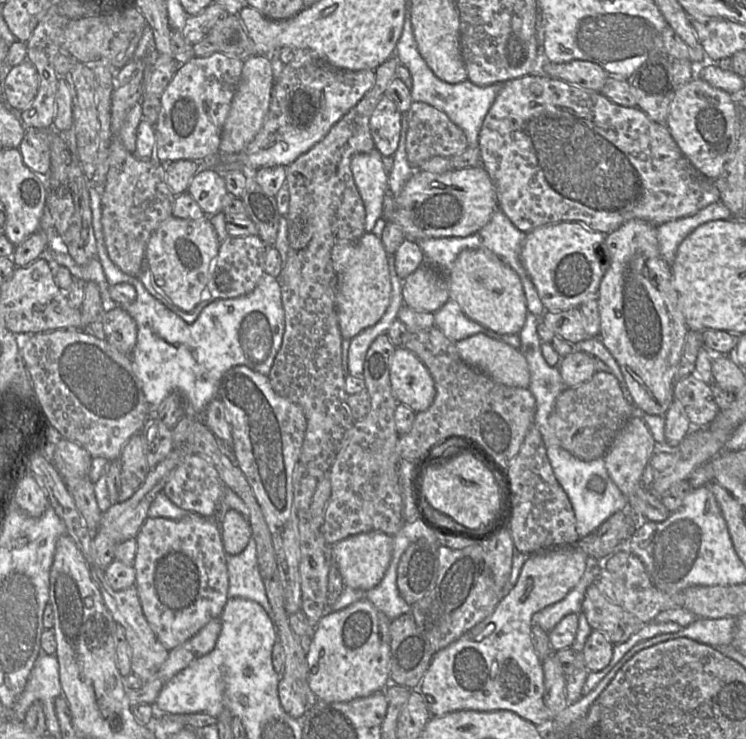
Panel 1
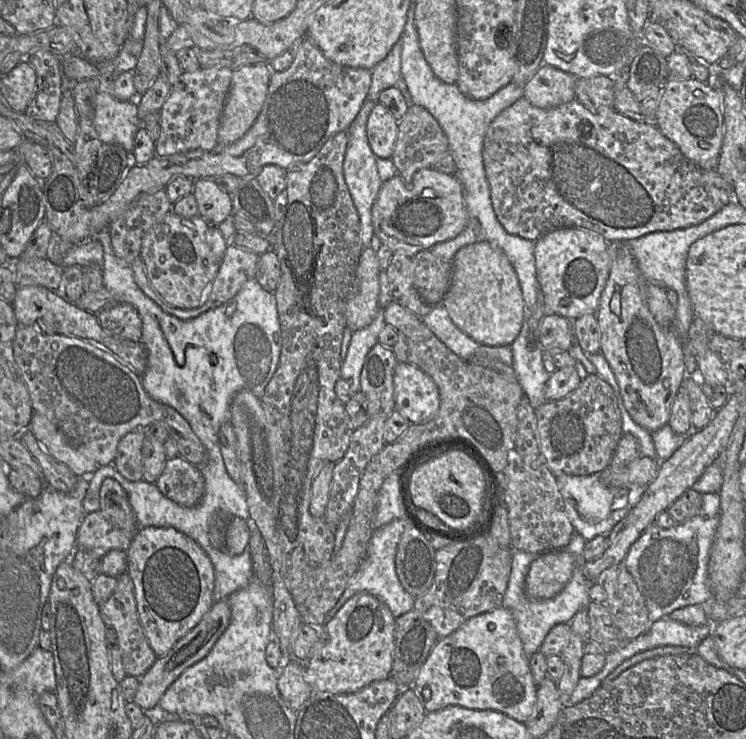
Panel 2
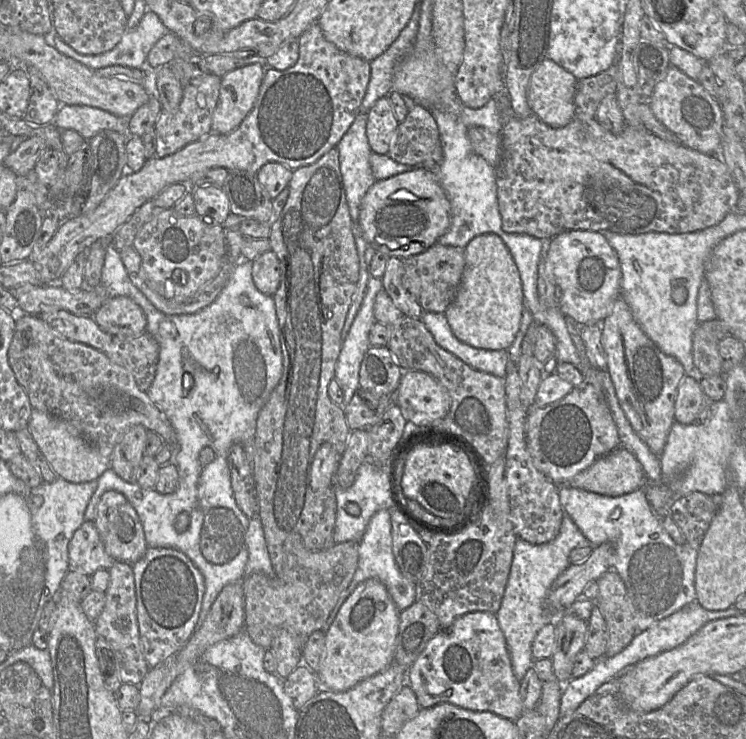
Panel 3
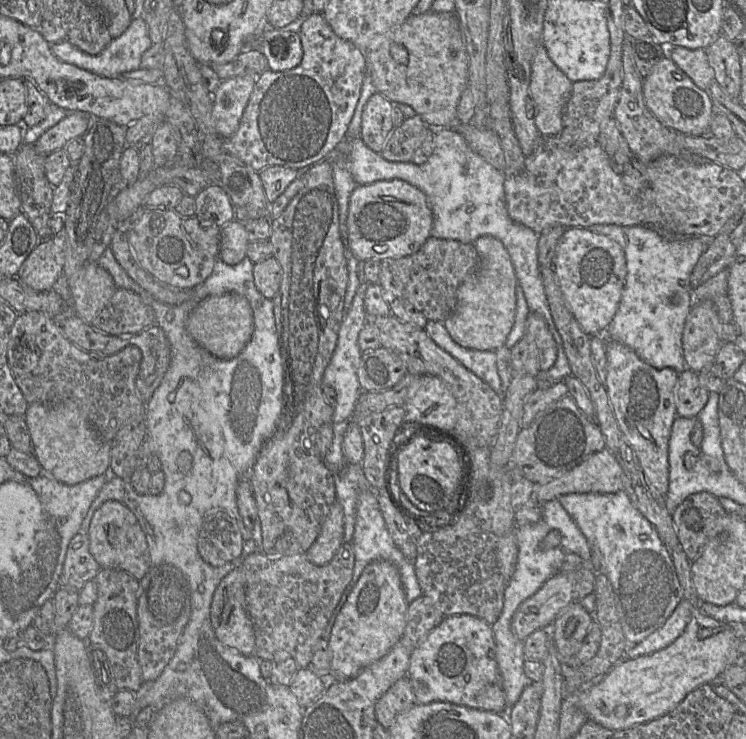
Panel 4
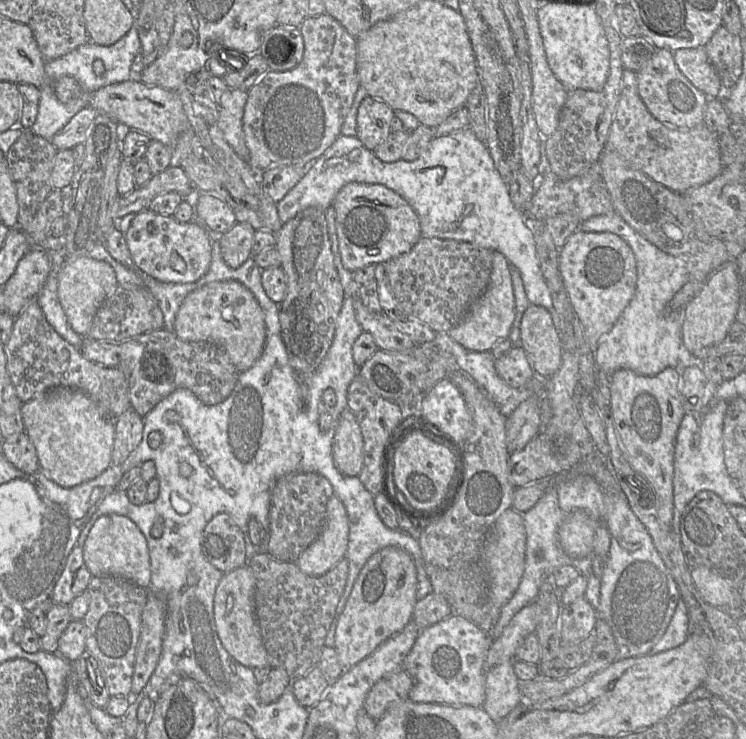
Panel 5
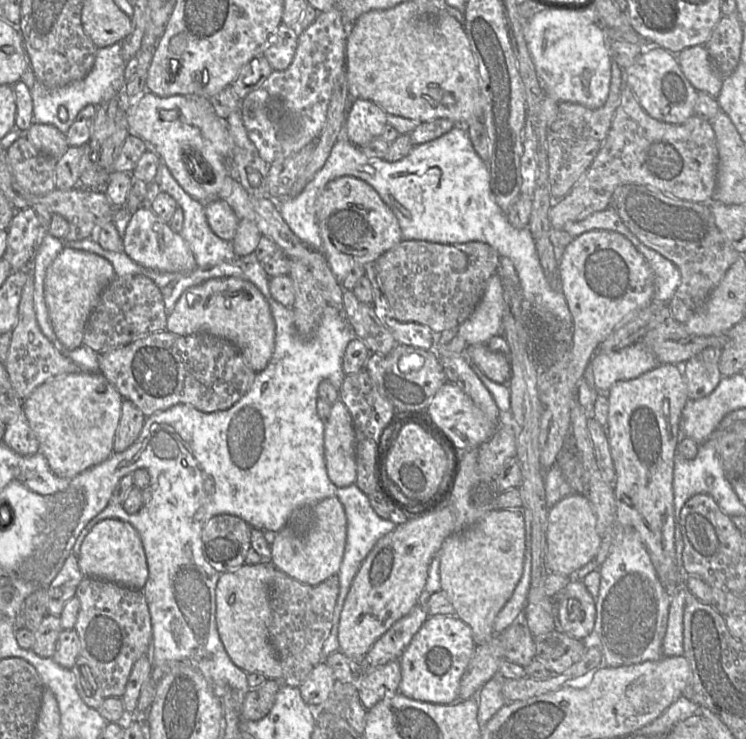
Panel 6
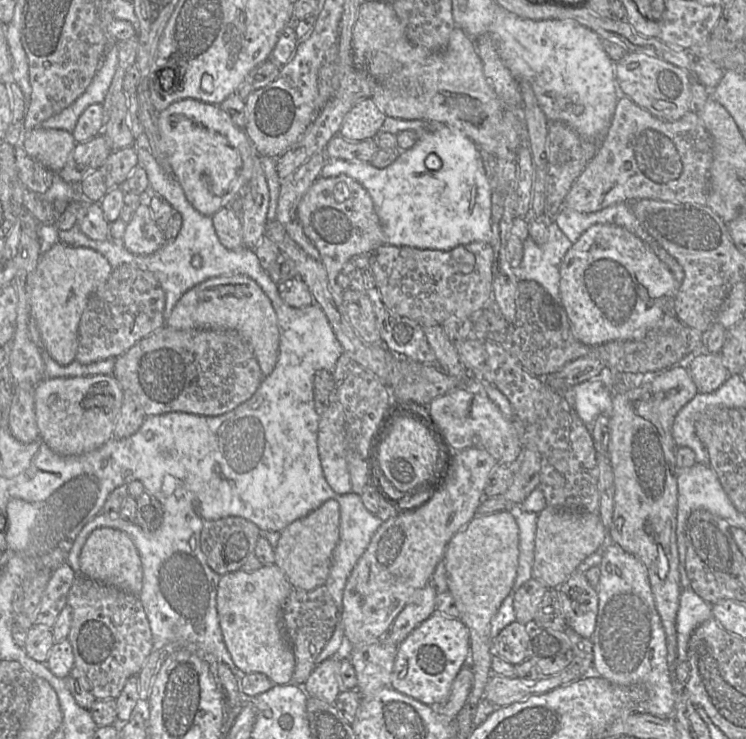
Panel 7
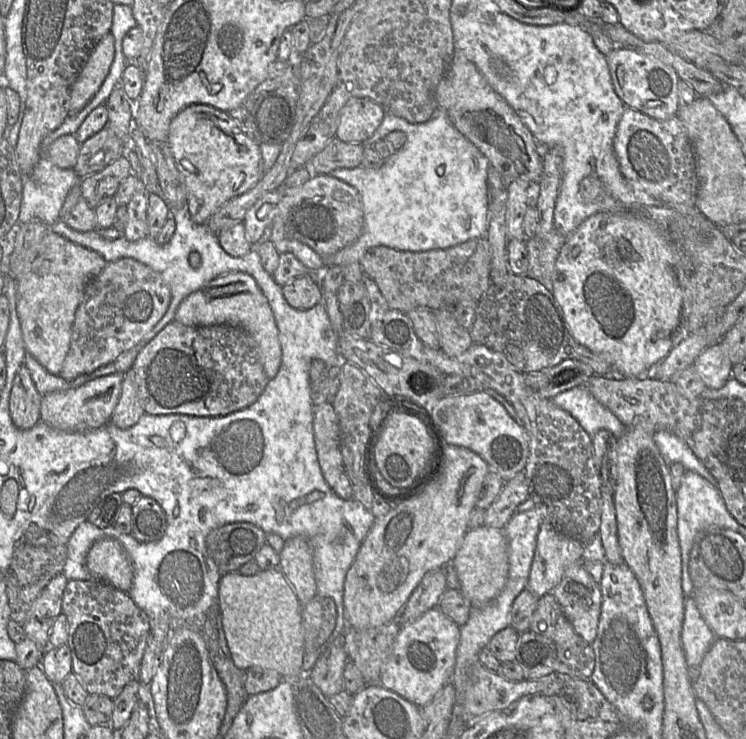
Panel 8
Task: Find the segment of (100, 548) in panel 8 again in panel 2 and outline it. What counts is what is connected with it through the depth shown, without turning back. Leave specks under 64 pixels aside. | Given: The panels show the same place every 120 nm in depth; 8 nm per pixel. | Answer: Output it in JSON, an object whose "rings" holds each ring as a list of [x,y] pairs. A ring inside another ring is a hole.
{"rings":[[[106,478],[102,482],[100,511],[112,524],[133,534],[133,537],[140,528],[125,490],[113,478]]]}

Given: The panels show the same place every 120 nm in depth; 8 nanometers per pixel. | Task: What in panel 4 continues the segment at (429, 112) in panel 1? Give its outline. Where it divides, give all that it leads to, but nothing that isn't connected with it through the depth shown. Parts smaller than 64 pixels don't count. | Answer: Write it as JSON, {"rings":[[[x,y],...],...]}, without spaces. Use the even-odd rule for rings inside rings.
{"rings":[[[419,115],[406,118],[393,130],[380,154],[388,161],[411,162],[427,134],[427,127]]]}

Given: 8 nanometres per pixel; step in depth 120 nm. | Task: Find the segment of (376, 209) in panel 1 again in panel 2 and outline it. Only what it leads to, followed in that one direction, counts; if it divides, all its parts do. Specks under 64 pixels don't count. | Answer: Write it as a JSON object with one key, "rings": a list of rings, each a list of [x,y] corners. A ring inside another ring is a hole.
{"rings":[[[366,99],[356,118],[346,130],[348,131],[349,140],[343,163],[345,181],[360,218],[363,248],[370,246],[374,235],[371,210],[383,184],[377,169],[377,157],[370,147],[367,136],[367,121],[376,102]]]}

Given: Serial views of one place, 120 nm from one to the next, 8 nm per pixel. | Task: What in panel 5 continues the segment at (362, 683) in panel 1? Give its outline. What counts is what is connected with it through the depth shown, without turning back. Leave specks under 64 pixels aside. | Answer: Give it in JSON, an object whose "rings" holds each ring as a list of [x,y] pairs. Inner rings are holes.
{"rings":[[[387,546],[368,559],[337,621],[333,648],[345,670],[371,655],[412,620],[417,586],[414,561],[403,549]]]}

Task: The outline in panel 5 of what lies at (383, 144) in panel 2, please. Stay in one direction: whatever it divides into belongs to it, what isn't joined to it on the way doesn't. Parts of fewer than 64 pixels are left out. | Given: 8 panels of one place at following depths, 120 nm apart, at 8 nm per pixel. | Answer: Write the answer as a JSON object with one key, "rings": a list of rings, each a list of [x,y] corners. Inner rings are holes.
{"rings":[[[367,96],[358,107],[357,138],[373,152],[391,133],[394,110],[382,100]]]}

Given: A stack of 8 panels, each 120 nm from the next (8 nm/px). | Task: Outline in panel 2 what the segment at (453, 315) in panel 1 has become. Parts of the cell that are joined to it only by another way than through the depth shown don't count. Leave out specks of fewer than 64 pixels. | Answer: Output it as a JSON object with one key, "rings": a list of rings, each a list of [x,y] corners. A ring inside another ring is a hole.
{"rings":[[[443,304],[433,306],[431,312],[421,319],[451,351],[462,359],[471,361],[473,355],[487,356],[507,365],[513,365],[511,345],[480,345],[453,323]]]}

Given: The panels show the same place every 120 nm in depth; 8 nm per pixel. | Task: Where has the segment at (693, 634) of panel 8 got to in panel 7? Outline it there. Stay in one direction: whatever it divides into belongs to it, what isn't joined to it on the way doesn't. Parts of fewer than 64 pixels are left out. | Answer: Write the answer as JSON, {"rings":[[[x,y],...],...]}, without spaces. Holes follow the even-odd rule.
{"rings":[[[691,588],[681,590],[676,618],[678,660],[687,661],[687,647],[691,634],[712,617],[711,605]]]}

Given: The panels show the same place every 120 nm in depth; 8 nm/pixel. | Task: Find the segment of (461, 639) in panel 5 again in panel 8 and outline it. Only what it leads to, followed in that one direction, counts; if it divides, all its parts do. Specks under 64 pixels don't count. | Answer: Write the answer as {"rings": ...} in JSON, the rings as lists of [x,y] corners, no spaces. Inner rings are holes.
{"rings":[[[438,607],[430,609],[415,621],[402,624],[391,653],[381,667],[379,684],[419,708],[426,706],[447,683],[452,682],[459,640],[460,627]]]}

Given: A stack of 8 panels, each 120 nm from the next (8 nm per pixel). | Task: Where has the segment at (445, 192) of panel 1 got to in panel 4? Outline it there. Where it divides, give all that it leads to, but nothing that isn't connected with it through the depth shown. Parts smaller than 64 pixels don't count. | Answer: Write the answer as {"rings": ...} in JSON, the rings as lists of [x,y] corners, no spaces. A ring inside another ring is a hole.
{"rings":[[[393,179],[357,185],[349,199],[349,247],[360,262],[409,256],[431,237],[433,221],[425,194],[406,181]]]}

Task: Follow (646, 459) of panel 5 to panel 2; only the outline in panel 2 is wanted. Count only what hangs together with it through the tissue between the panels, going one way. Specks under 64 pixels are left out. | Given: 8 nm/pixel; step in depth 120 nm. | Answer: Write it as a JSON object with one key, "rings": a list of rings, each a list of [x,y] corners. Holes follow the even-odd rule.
{"rings":[[[625,241],[609,242],[611,269],[600,296],[597,320],[600,329],[600,352],[609,363],[620,388],[625,409],[635,423],[650,433],[668,424],[673,401],[685,379],[683,342],[670,329],[657,323],[644,297],[644,281],[636,259]]]}

